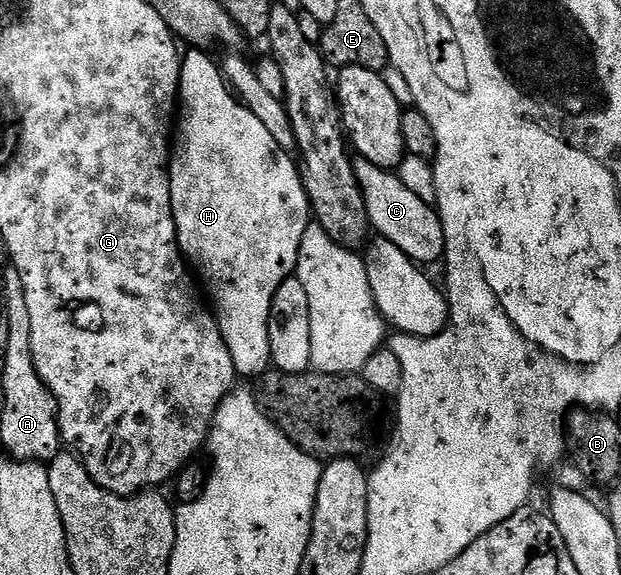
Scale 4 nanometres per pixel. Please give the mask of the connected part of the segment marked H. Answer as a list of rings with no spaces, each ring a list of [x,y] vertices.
[[[191,50],[179,65],[177,139],[169,161],[175,239],[186,263],[192,269],[199,268],[207,283],[206,295],[209,300],[211,295],[215,321],[225,338],[225,346],[229,346],[236,373],[240,377],[258,378],[272,367],[269,310],[273,294],[277,294],[281,282],[296,275],[301,238],[305,238],[305,230],[313,223],[313,213],[292,153],[273,142],[273,134],[237,99],[220,65],[207,55],[203,50]]]

